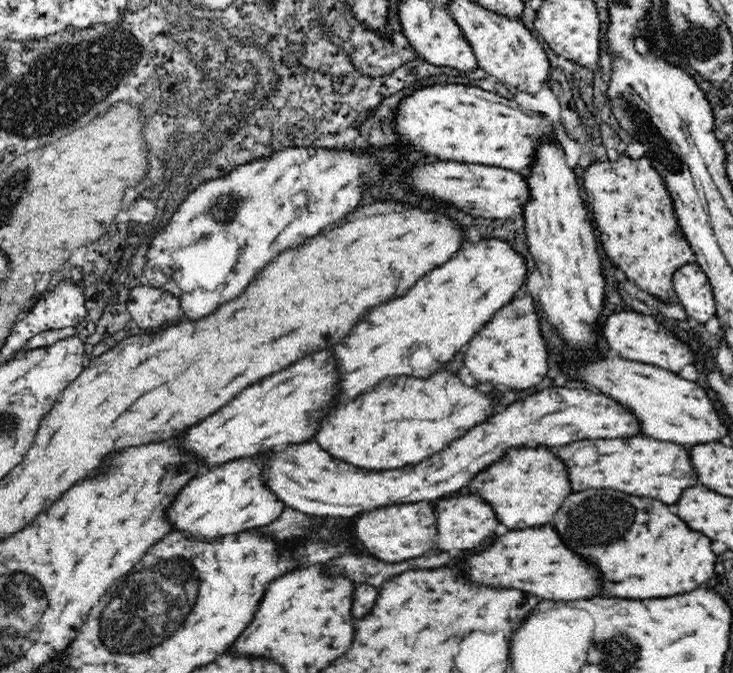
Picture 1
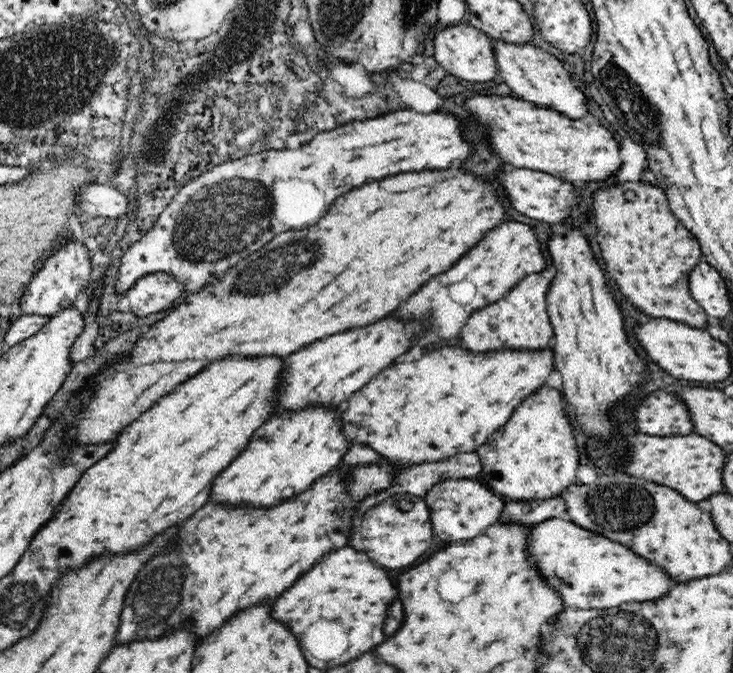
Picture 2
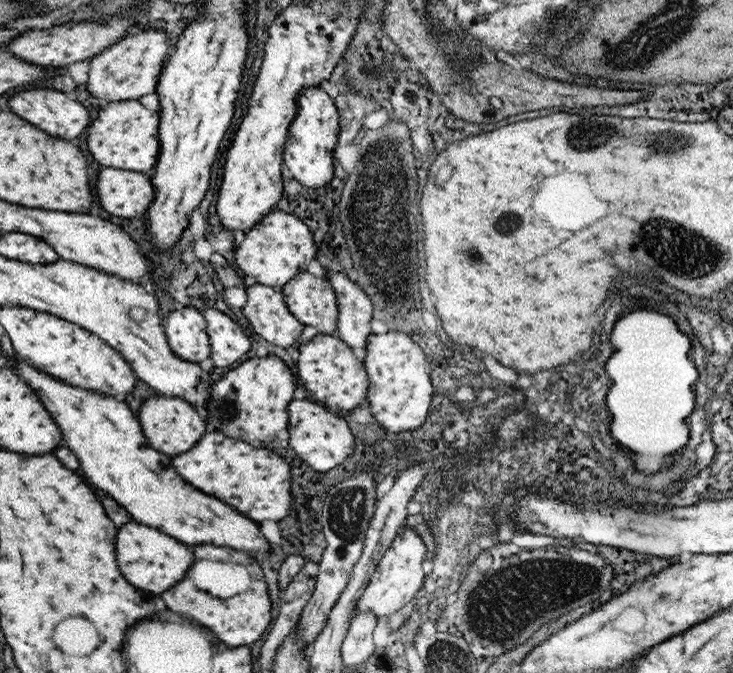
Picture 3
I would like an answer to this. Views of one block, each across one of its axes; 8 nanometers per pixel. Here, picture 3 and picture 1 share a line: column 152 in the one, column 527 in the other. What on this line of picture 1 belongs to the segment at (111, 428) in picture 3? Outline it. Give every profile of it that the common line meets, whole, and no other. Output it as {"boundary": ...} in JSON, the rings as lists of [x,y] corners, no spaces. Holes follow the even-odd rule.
{"boundary":[[[546,444],[534,448],[520,446],[520,450],[510,448],[500,460],[476,474],[466,492],[488,502],[498,514],[498,522],[504,524],[502,530],[508,528],[506,532],[542,526],[542,522],[552,524],[556,510],[562,506],[562,500],[570,494],[566,466],[552,454],[554,452],[550,452]]]}

